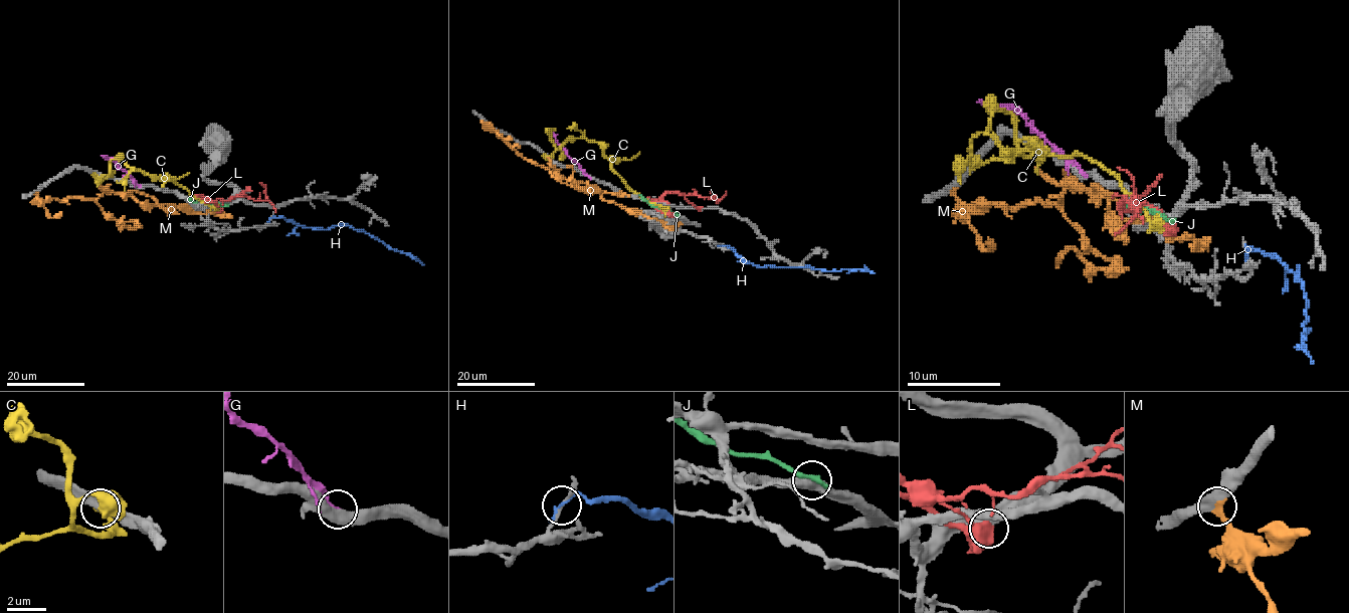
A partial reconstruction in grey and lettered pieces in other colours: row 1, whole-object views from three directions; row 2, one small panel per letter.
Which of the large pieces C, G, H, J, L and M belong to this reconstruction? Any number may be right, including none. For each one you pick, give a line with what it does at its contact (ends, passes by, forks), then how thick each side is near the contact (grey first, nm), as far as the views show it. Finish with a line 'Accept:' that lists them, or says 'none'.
M: it ends | 380/360 nm
Accept: M

